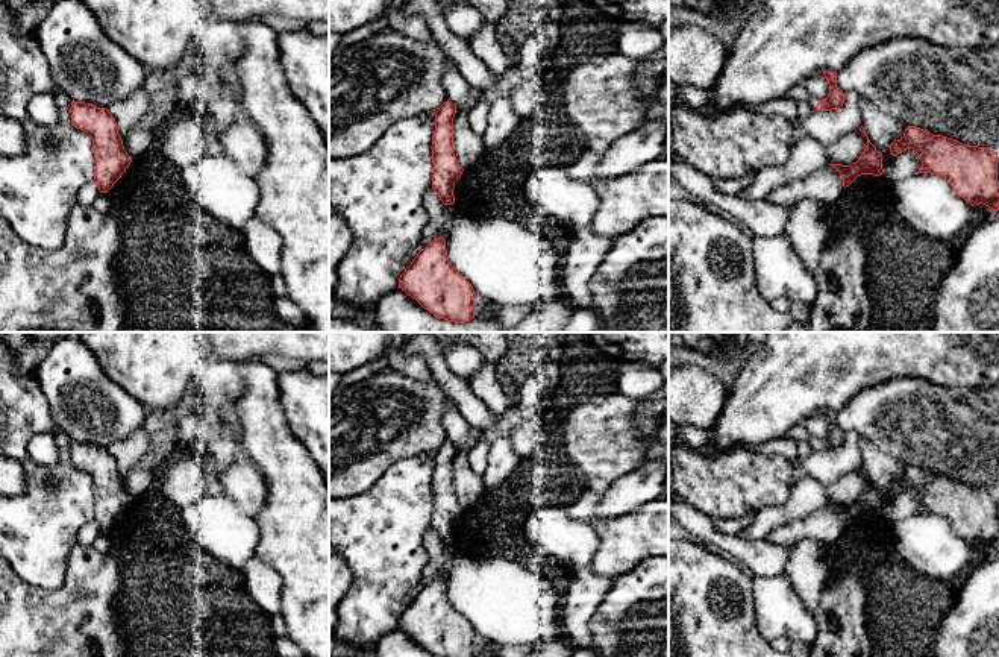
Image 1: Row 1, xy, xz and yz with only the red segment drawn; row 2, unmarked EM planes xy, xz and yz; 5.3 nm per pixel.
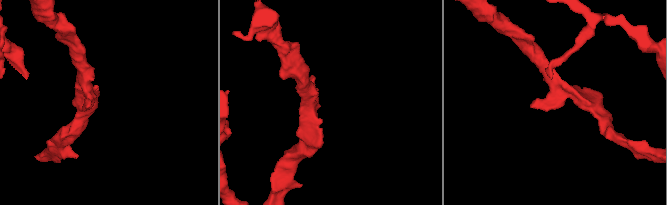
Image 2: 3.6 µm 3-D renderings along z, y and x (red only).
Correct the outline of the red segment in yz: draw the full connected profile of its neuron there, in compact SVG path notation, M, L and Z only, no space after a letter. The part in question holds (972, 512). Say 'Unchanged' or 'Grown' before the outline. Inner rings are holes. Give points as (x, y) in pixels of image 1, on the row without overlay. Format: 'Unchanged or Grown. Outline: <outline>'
Unchanged. Outline: M908 466L903 476L891 483L890 493L896 496L907 489L913 489L922 501L917 513L946 517L972 546L982 543L990 551L999 549L997 492L932 475L916 466Z

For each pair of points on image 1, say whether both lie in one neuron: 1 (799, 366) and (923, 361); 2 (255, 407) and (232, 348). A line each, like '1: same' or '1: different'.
1: same
2: different

